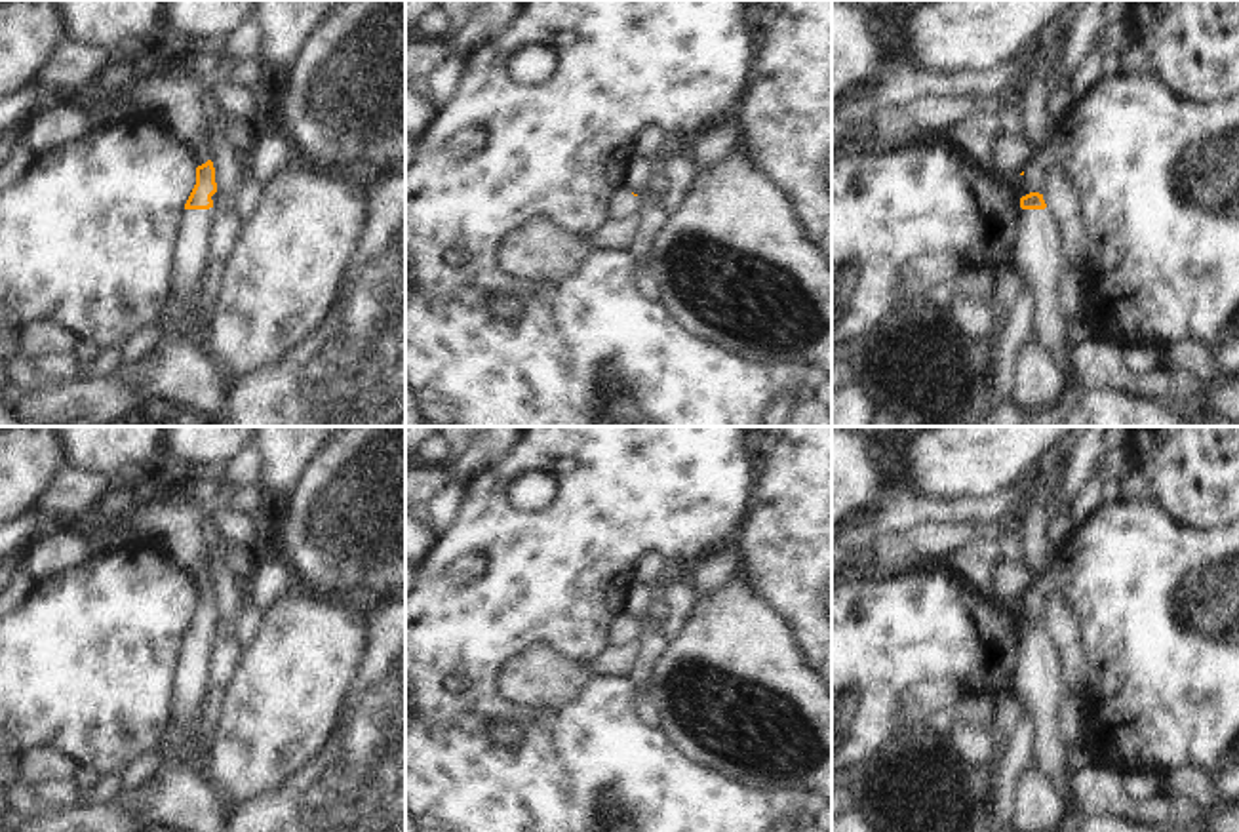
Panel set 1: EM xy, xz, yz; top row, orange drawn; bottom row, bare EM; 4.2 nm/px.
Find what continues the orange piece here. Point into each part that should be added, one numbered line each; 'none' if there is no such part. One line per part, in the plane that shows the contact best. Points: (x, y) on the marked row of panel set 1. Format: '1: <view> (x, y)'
1: xy (189, 261)

